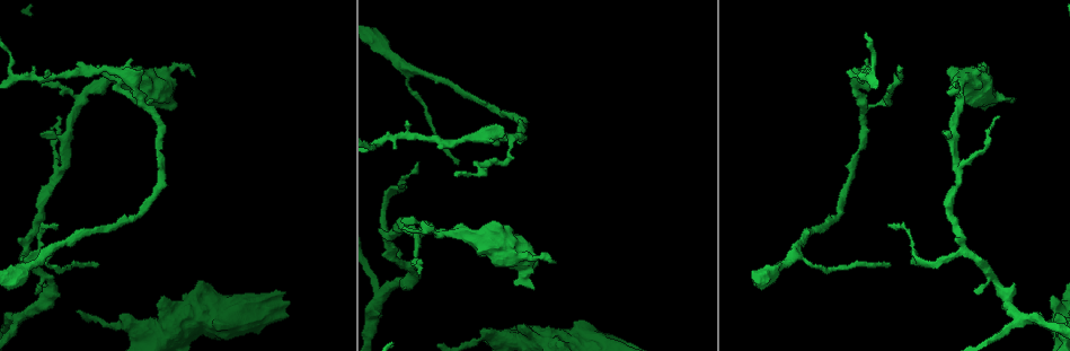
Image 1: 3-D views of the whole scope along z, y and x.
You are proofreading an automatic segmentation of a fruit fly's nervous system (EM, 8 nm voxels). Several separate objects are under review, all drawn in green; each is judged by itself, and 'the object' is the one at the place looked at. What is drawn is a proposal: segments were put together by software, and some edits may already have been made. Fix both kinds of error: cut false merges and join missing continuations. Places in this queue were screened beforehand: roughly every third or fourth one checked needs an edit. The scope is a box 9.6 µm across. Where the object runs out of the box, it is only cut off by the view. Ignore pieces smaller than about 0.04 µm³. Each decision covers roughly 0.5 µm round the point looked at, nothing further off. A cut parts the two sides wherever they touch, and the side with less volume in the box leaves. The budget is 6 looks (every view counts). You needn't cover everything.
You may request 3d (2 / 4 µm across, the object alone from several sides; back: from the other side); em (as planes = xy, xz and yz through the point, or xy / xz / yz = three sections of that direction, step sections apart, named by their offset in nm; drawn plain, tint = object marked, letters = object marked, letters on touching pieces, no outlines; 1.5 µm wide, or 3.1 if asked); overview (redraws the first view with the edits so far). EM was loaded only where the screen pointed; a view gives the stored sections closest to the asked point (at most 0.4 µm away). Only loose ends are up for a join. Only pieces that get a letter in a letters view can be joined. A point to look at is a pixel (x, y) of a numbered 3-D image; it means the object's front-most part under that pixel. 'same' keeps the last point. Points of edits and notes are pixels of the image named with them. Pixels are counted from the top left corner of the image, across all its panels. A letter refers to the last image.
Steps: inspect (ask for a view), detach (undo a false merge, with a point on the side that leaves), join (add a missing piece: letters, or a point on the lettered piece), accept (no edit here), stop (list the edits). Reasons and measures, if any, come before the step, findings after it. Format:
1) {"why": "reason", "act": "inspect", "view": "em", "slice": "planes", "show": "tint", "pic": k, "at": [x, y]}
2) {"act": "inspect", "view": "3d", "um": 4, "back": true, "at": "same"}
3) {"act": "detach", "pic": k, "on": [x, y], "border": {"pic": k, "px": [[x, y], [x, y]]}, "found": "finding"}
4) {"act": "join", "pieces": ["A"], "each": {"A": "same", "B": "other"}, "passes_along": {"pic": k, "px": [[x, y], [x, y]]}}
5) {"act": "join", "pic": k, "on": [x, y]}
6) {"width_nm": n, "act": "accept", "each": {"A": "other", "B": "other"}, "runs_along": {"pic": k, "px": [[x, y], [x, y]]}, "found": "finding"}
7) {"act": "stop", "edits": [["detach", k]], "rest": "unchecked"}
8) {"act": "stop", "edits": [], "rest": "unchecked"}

{"why": "branch point", "act": "inspect", "view": "3d", "um": 4, "pic": 1, "at": [963, 247]}

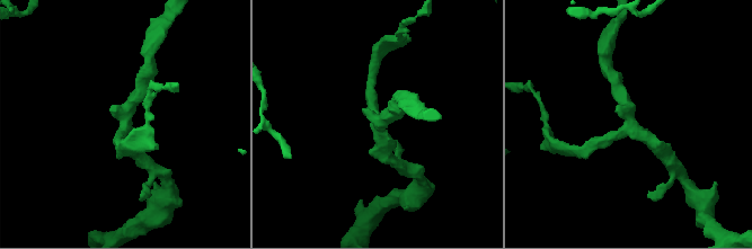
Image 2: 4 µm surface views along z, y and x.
{"arms": 3, "arm_widths_nm": [190, 200, 220], "act": "inspect", "view": "em", "slice": "xy", "step": 8, "show": "tint", "pic": 2, "at": [381, 123]}

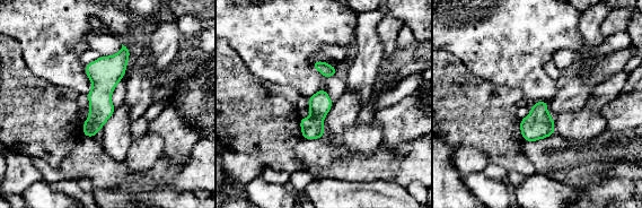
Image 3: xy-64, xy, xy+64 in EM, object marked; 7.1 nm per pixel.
{"why": "cut it another way", "act": "inspect", "view": "em", "slice": "planes", "show": "letters", "at": "same"}

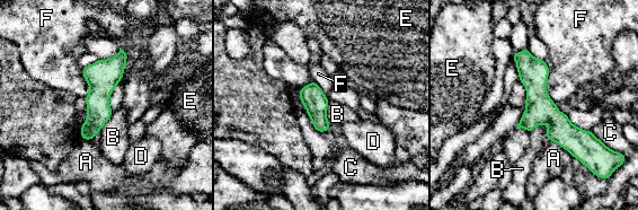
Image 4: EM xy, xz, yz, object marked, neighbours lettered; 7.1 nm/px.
{"width_nm": 200, "act": "accept", "each": {"A": "other", "B": "other", "C": "other", "D": "other", "E": "other", "F": "other"}, "border": {"pic": 4, "px": [[549, 70], [546, 92], [556, 104]]}, "found": "all the same neuron"}

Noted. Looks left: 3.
{"why": "thick turns thin", "act": "inspect", "view": "em", "slice": "planes", "show": "letters", "pic": 1, "at": [170, 316]}

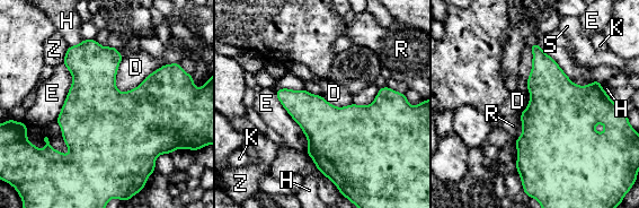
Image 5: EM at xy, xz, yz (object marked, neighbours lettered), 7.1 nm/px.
{"width_nm": 460, "act": "accept", "each": {"D": "other", "E": "other", "H": "other", "K": "other", "R": "other", "S": "other", "Z": "other"}, "border": {"pic": 5, "px": [[274, 90], [307, 138], [307, 150]]}, "found": "one neuron here"}

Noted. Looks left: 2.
{"why": "branch stops here", "act": "inspect", "view": "em", "slice": "planes", "show": "plain", "pic": 1, "at": [420, 271]}

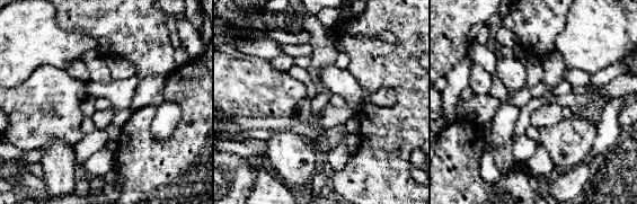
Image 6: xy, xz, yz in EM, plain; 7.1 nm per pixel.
{"why": "what lies round it", "act": "inspect", "view": "em", "slice": "planes", "show": "letters", "at": "same"}

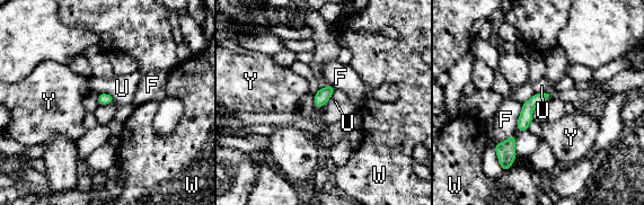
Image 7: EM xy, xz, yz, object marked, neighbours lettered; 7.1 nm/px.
{"act": "accept", "each": {"F": "other", "U": "other", "W": "other", "Y": "other"}, "border": {"pic": 7, "px": [[550, 92], [535, 94]]}, "found": "none of them fits"}

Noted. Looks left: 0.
{"act": "stop", "edits": [], "rest": "unchecked"}

